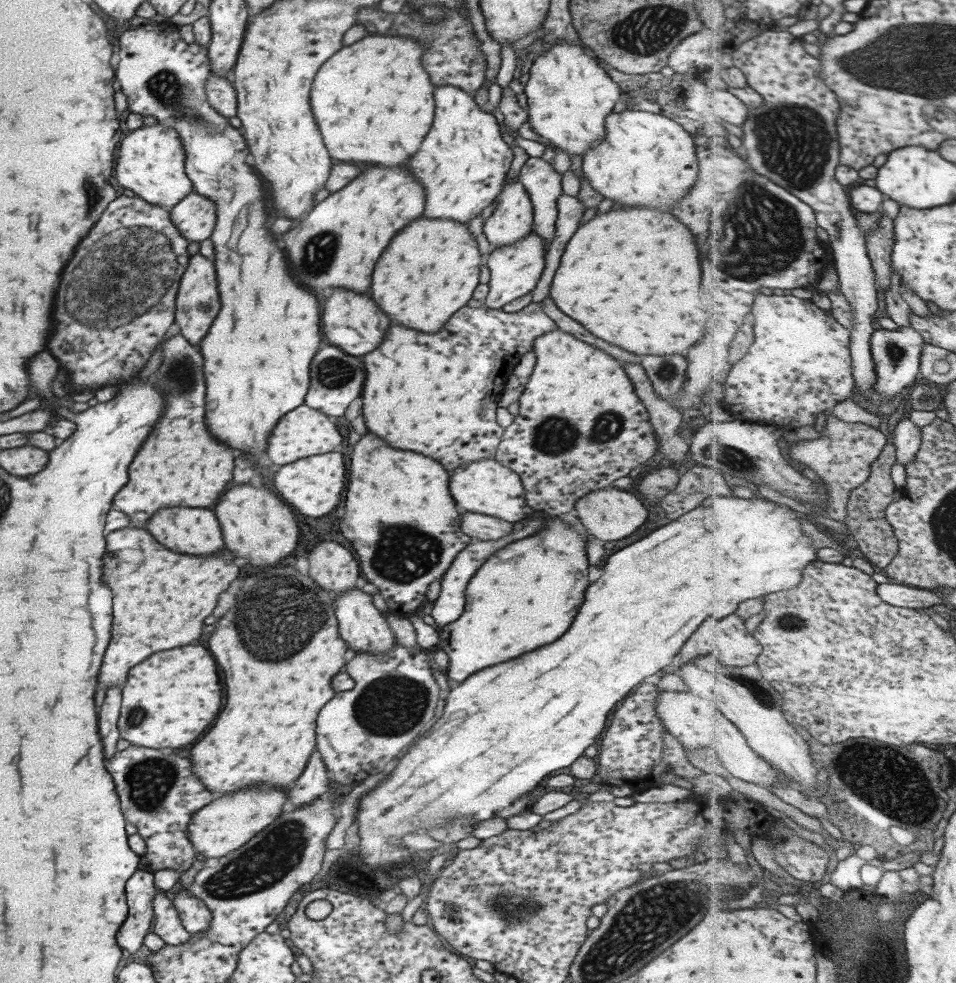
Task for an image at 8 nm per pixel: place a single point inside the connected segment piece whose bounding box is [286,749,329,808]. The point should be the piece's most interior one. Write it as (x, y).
(313, 782)

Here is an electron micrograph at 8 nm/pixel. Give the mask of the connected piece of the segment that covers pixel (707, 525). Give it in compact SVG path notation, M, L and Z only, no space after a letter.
M726 486L720 497L715 495L705 498L699 503L697 508L689 510L673 520L671 524L665 524L657 530L653 530L651 534L647 534L645 538L621 548L619 552L611 554L605 564L601 566L601 576L587 586L583 602L577 610L577 614L573 616L571 626L567 628L567 632L557 638L553 644L545 644L545 648L537 648L533 652L525 652L519 658L513 658L505 664L497 664L493 668L485 668L481 672L471 674L467 680L463 680L459 686L447 691L444 695L445 706L441 717L425 733L417 738L407 752L397 760L395 768L388 772L385 780L381 780L371 791L362 795L357 803L357 836L359 837L359 845L353 856L359 856L361 862L369 868L379 868L379 866L393 866L393 864L401 864L401 862L409 862L411 860L411 852L403 844L389 844L387 838L397 837L399 840L411 832L419 830L431 830L433 826L445 826L447 822L451 822L453 818L459 816L475 816L479 818L477 822L472 824L471 837L477 840L485 840L489 837L496 836L507 830L506 820L502 816L497 816L497 812L519 800L523 794L531 792L540 780L547 778L548 774L553 774L555 770L567 768L578 760L583 751L595 743L599 738L599 734L603 734L603 728L608 722L611 713L617 706L625 700L625 697L638 687L645 676L651 676L658 670L667 668L667 664L671 662L671 658L677 654L677 648L685 642L685 638L689 636L703 620L706 619L724 619L726 616L737 612L737 606L749 598L759 598L759 596L767 596L769 592L779 592L779 590L787 590L787 588L797 587L801 583L805 567L816 562L819 552L813 548L813 538L806 534L805 524L810 521L801 519L797 511L783 504L775 503L766 498L756 498L748 493L743 493L737 488Z

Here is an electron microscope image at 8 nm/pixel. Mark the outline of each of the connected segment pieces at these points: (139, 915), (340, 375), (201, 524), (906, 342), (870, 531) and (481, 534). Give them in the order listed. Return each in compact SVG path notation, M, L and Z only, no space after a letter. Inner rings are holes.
M137 869L124 886L127 917L117 929L117 946L133 954L143 942L143 936L152 926L152 902L157 890L153 873Z
M335 345L318 349L313 356L313 364L309 366L311 380L309 380L309 386L304 396L305 406L309 406L333 420L341 417L351 400L357 398L361 384L363 384L363 370L361 370L363 363L359 360L361 359L355 356L343 354L343 351Z
M165 508L157 516L151 516L151 520L147 522L147 530L159 544L163 544L167 550L177 554L211 556L225 548L219 532L219 524L213 512L205 508Z
M913 326L901 327L901 330L895 331L882 327L873 333L872 355L877 371L876 399L873 402L878 404L883 398L888 400L915 382L919 374L919 360L923 355L924 344L924 336L921 336L921 332L917 332Z
M890 443L883 449L881 456L873 462L872 474L869 479L851 492L847 507L849 515L847 515L845 524L857 540L861 555L883 569L893 562L900 551L899 539L886 516L887 507L895 502L900 494L893 484L893 478L891 478L891 470L893 470L895 463L897 463L897 446Z
M460 510L459 529L472 540L497 540L511 532L511 524L477 512Z

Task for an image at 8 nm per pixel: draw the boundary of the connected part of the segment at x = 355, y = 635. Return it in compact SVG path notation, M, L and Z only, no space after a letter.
M353 586L351 590L334 597L334 614L337 621L339 638L347 644L347 648L355 652L369 652L369 654L383 654L393 648L396 640L386 621L386 616L377 611L371 596Z

